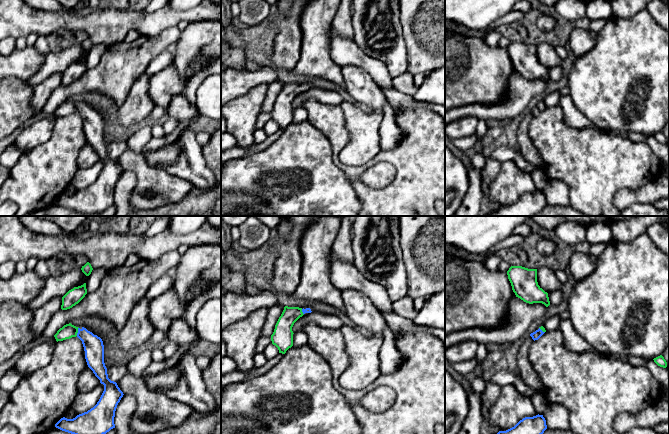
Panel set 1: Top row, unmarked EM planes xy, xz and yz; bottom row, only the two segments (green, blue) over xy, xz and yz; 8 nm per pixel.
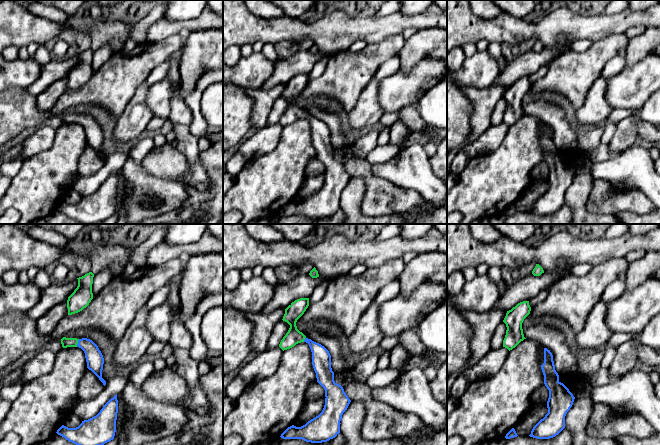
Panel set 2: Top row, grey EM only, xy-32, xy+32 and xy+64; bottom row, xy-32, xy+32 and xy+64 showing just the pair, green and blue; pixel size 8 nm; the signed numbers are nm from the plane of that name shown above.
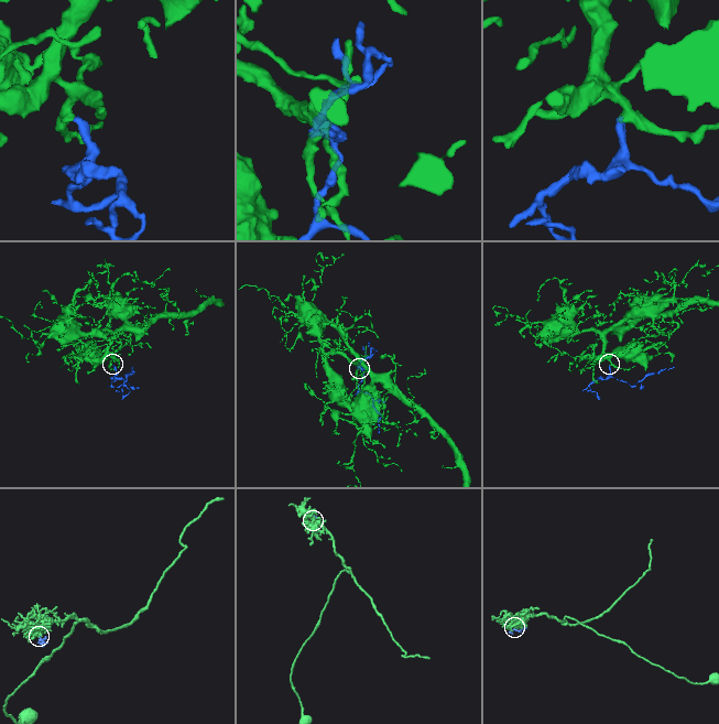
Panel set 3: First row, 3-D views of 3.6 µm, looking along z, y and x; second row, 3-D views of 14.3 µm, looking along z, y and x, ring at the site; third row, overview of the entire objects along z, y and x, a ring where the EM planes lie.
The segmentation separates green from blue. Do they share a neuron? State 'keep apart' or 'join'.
join

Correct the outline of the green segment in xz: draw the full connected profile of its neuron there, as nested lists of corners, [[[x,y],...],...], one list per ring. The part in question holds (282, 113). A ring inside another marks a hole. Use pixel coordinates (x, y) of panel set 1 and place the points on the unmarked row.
[[[285,82],[279,93],[273,110],[271,111],[272,120],[275,121],[279,129],[285,130],[286,127],[293,122],[294,99],[305,89],[311,89],[310,84],[302,85],[299,83]]]

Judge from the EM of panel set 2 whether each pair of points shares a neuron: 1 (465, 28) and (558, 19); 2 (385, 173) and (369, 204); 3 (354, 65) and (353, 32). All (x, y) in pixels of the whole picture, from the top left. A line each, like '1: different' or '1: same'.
1: same
2: different
3: different

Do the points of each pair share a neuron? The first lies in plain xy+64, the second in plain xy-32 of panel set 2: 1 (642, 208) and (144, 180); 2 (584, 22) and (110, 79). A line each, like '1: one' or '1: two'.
1: one
2: two

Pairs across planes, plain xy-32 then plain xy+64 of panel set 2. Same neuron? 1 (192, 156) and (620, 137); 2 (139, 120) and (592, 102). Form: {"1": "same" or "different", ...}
{"1": "different", "2": "same"}

